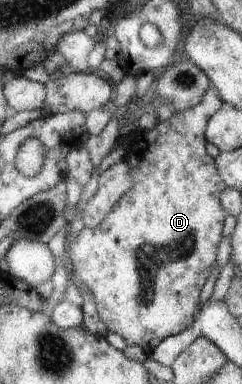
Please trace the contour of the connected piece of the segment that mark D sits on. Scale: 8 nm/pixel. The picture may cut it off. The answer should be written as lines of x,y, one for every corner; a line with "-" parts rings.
208,92
205,100
202,100
198,107
187,109
180,113
176,112
172,116
166,116
152,130
142,132
146,141
146,148
140,150
140,155
136,158
129,160
133,181
130,191
125,196
122,196
117,207
114,208
114,211
102,224
94,228
84,226
74,240
66,242
65,255
69,265
68,272
72,272
74,277
92,293
99,318
106,326
107,331
122,337
129,346
141,347
147,356
150,356
165,339
180,336
195,324
196,315
201,312
200,294
202,294
202,288
204,288
204,284
206,284
206,280
208,280
208,276
210,276
210,272
212,272
212,268
214,268
214,264
218,260
216,252
218,252
218,242
222,238
222,220
224,220
221,195
226,187
222,183
221,173
216,166
215,159
206,150
207,139
205,138
205,133
209,121
224,106
220,96
216,97
212,92

